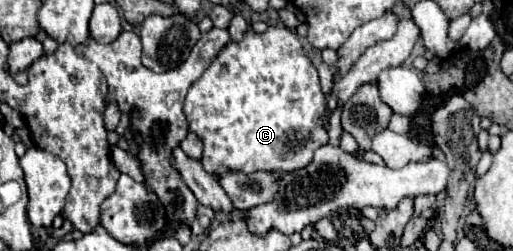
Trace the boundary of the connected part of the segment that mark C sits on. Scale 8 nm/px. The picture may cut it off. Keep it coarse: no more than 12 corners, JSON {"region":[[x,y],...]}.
{"region":[[403,19],[331,93],[297,35],[249,27],[191,85],[203,169],[285,175],[361,85],[411,55]]}

